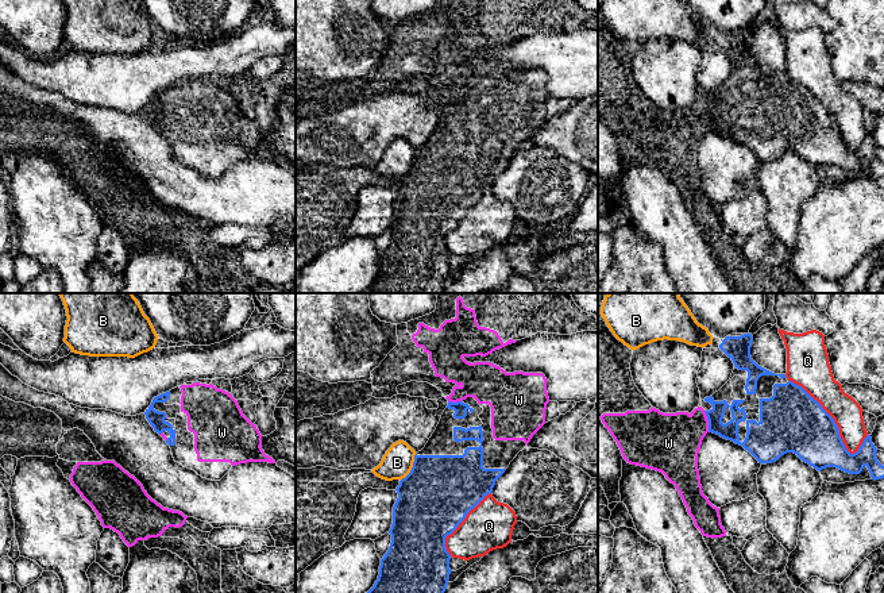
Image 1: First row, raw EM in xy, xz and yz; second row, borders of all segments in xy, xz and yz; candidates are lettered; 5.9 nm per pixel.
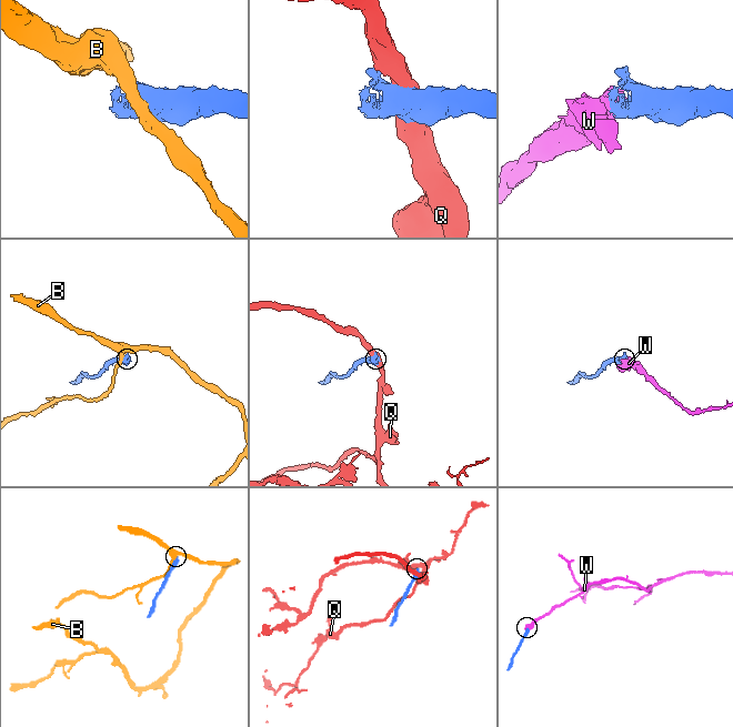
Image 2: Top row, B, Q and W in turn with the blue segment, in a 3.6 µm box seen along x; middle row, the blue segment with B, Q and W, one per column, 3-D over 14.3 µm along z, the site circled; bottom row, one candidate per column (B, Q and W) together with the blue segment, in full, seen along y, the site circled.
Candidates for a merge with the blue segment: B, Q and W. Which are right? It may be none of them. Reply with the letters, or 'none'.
W

